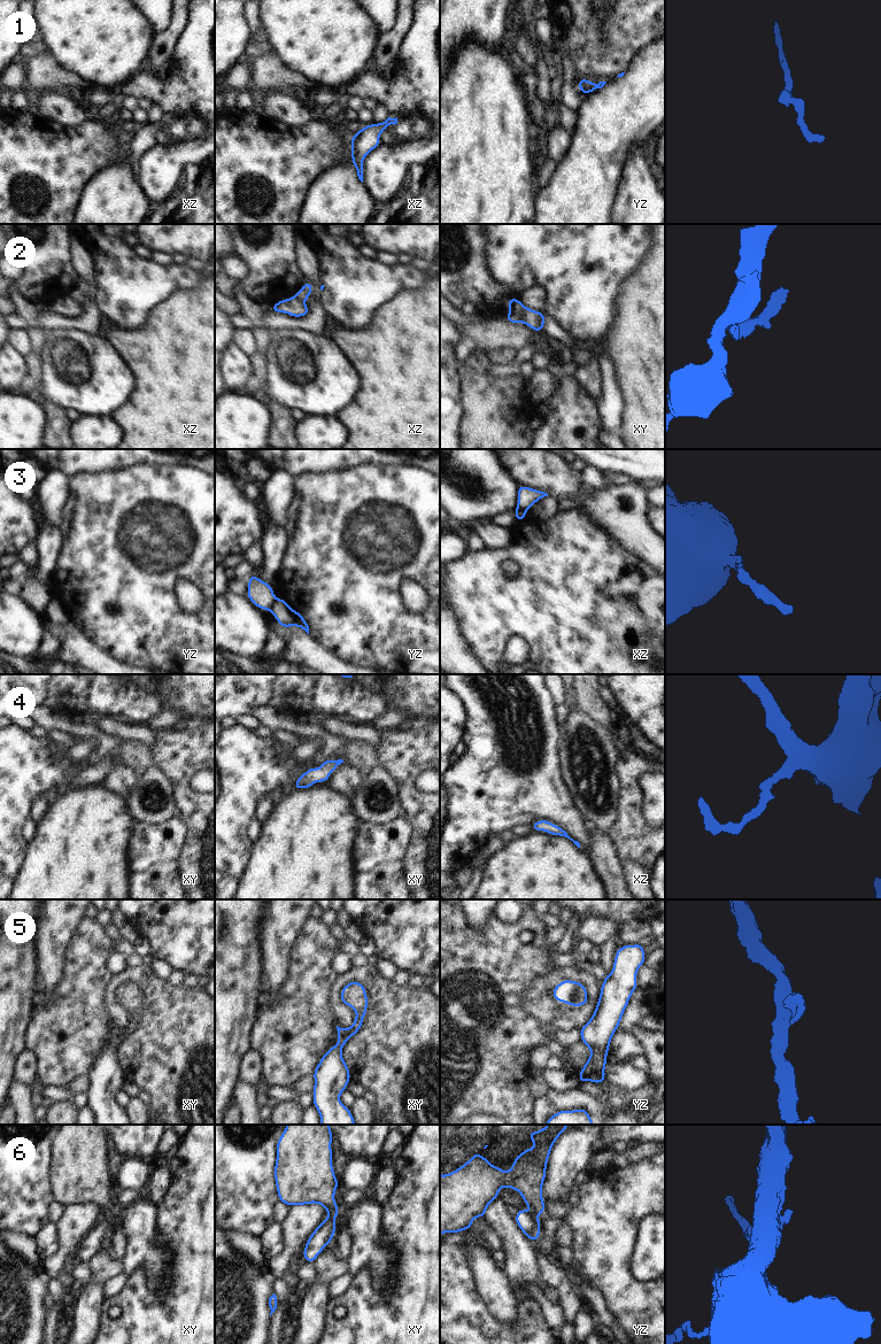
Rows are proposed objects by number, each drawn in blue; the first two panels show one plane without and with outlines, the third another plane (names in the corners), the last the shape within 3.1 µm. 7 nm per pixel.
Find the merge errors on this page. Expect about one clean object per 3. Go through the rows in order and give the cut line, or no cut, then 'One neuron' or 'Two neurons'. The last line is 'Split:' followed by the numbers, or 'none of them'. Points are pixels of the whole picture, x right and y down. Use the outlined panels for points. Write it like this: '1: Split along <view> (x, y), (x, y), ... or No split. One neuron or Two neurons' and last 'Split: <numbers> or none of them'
1: No split. One neuron
2: Split along xy (526, 308), (523, 322). Two neurons
3: Split along yz (275, 599), (269, 609). Two neurons
4: No split. One neuron
5: Split along xy (350, 1028), (347, 1039). Two neurons
6: Split along xy (338, 1212), (330, 1213). Two neurons
Split: 2, 3, 5, 6.

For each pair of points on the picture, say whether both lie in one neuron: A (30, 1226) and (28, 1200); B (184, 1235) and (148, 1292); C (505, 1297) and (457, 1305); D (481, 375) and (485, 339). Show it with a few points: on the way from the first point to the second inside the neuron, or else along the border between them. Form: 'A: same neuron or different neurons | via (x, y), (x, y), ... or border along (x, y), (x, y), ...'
A: same neuron | via (28, 1220), (28, 1206)
B: same neuron | via (184, 1252), (184, 1271), (165, 1289)
C: different neurons | border along (472, 1275), (478, 1294), (491, 1313), (500, 1321)
D: different neurons | border along (473, 348), (485, 352)

